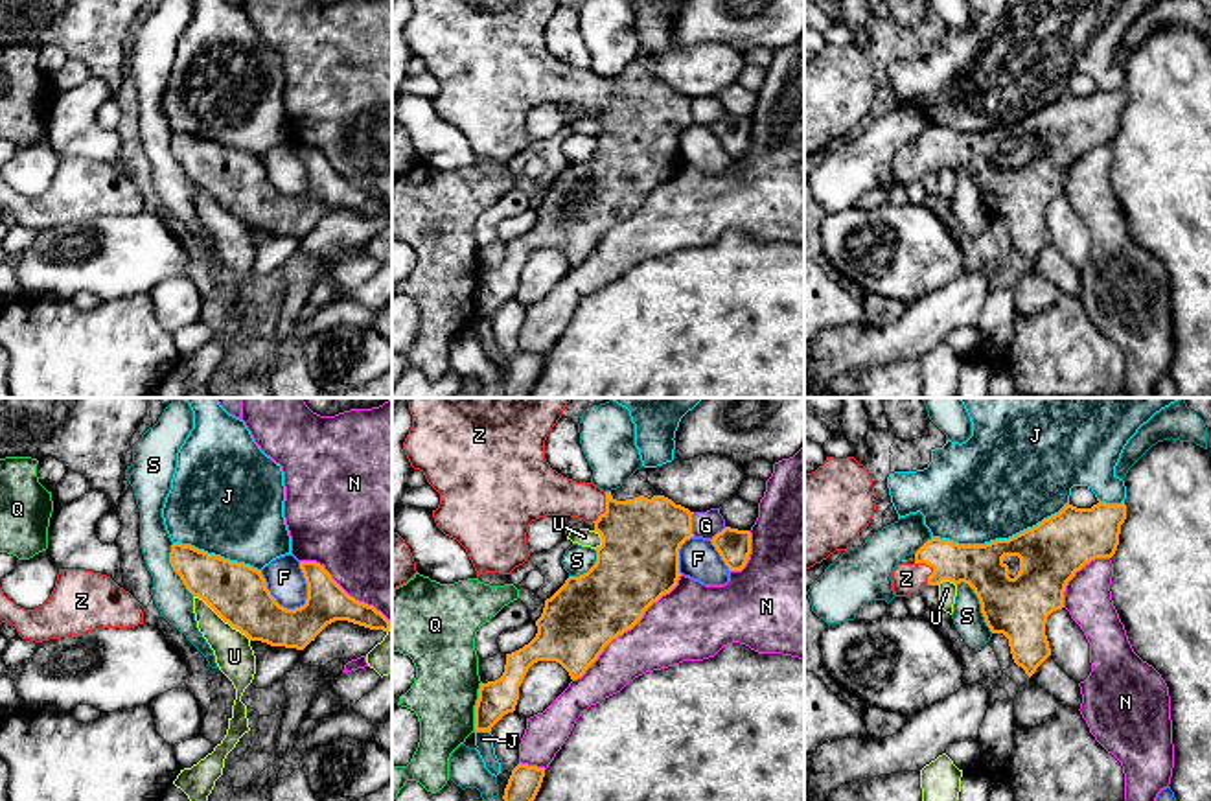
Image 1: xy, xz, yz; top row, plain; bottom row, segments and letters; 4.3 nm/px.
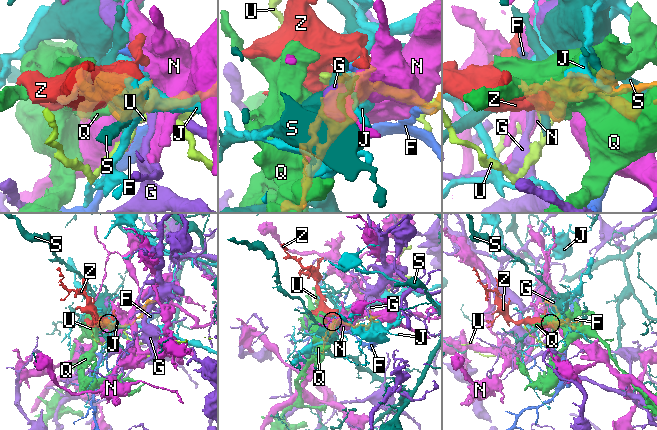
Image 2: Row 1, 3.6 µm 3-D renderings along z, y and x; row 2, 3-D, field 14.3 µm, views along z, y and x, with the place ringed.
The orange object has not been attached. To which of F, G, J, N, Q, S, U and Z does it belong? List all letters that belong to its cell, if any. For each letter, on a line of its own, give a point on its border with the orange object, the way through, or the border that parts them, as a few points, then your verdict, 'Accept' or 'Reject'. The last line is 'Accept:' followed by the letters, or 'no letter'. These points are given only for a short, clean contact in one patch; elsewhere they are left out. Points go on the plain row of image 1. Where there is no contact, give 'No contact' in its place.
F: Touches orange at xy (275, 188). Reject
G: Touches orange at xz (691, 113). Boundary: xz (694, 100), (692, 124). Reject
J: Touches orange at yz (1000, 127). Reject
N: Touches orange at xz (628, 216). Reject
Q: Touches orange at xz (475, 293). Reject
S: Touches orange at yz (980, 190). Reject
U: Touches orange at xy (223, 207). Reject
Z: Touches orange at yz (934, 157). Path across: yz (981, 155), (934, 157), (906, 166). Accept
Accept: Z

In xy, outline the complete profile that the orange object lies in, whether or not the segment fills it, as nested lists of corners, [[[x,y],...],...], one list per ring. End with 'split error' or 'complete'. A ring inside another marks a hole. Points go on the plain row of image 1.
[[[182,131],[171,133],[169,151],[193,184],[202,186],[250,228],[304,238],[335,208],[390,217],[390,208],[381,199],[350,184],[317,149],[300,149],[307,186],[294,197],[280,193],[261,158],[250,153]]]; complete

